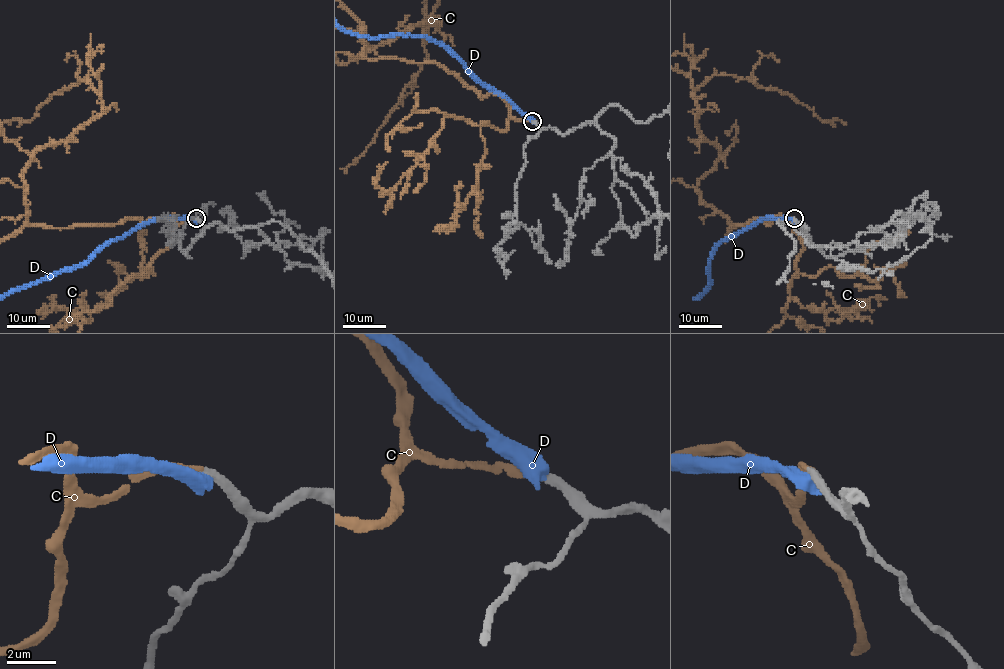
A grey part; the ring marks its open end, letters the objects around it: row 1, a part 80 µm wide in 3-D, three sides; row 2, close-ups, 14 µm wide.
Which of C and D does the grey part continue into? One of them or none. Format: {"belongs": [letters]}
{"belongs": ["C"]}

